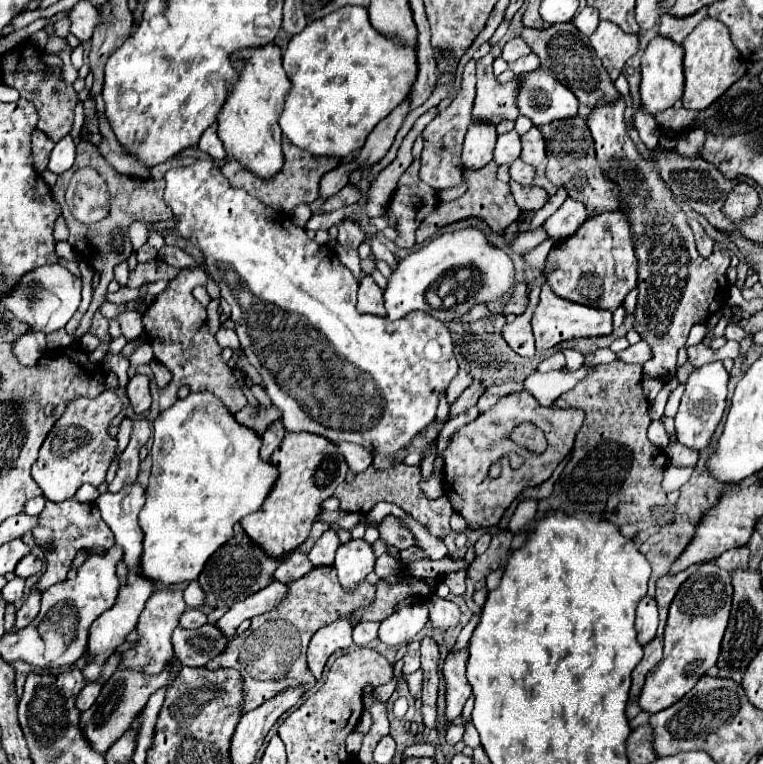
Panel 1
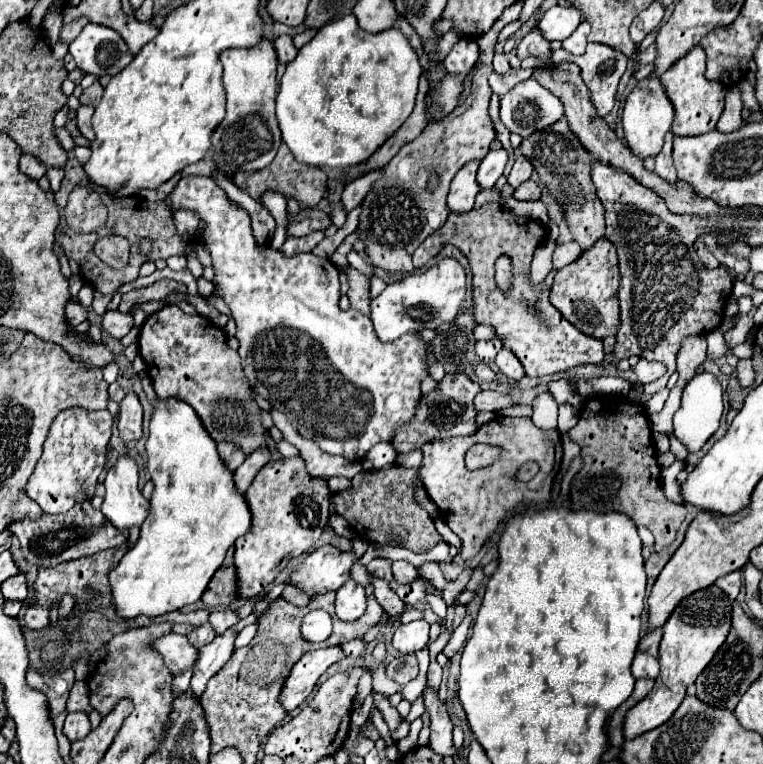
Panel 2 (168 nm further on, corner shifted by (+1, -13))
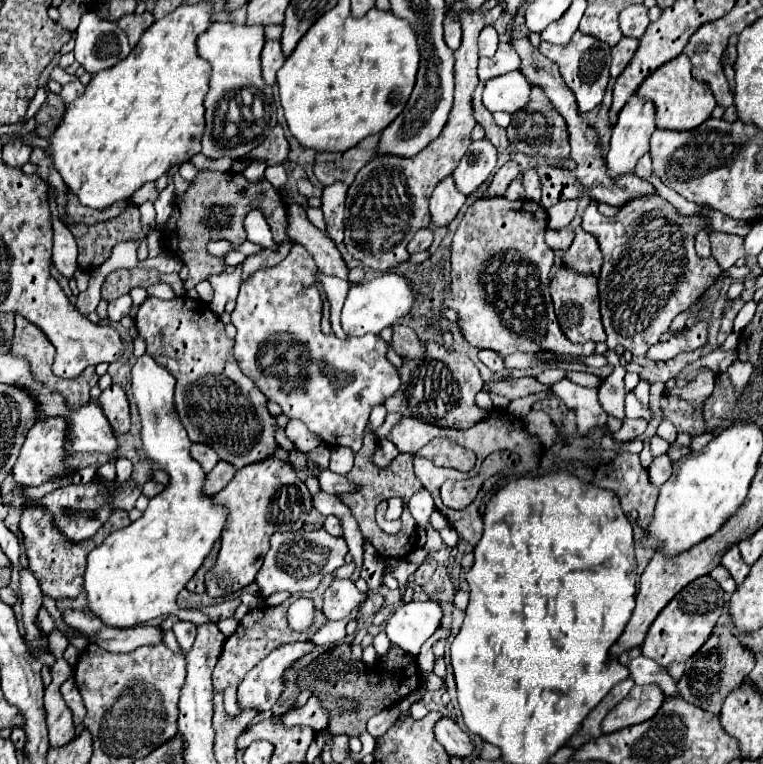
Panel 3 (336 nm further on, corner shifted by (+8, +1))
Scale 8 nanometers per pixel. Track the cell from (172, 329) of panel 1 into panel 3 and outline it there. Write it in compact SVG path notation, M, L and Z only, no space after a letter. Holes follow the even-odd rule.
M187 296L173 298L173 300L159 300L147 298L135 318L135 326L139 336L143 336L147 344L147 354L155 358L163 368L167 368L175 380L175 404L179 418L193 442L205 442L217 450L219 458L231 462L235 468L243 468L251 462L259 462L269 458L275 452L275 420L267 412L267 398L255 386L251 378L247 378L241 370L237 360L233 358L233 340L227 338L225 326L219 316L209 308L209 304L201 300L191 300Z

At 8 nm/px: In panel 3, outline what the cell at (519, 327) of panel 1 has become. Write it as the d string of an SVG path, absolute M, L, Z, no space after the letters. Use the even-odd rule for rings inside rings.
M479 350L479 360L481 360L491 372L501 372L501 370L505 370L505 362L503 362L503 356L501 356L499 352Z

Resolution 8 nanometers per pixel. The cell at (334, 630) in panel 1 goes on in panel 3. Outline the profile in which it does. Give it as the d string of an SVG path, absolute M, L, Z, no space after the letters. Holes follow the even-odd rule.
M293 642L273 650L239 684L237 690L239 706L257 708L259 712L271 710L271 706L279 700L283 688L287 686L285 680L287 670L293 668L293 664L299 658L313 650L315 650L313 642Z

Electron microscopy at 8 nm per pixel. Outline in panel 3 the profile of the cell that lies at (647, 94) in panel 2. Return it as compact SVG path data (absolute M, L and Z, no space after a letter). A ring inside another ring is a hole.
M633 94L627 104L621 108L621 112L617 114L617 122L613 126L613 136L611 136L611 148L607 152L607 168L609 168L609 176L615 178L619 174L627 174L635 168L637 160L647 154L647 146L649 146L649 138L655 132L655 106L651 106L651 102L647 102L647 98L639 98L637 94Z

